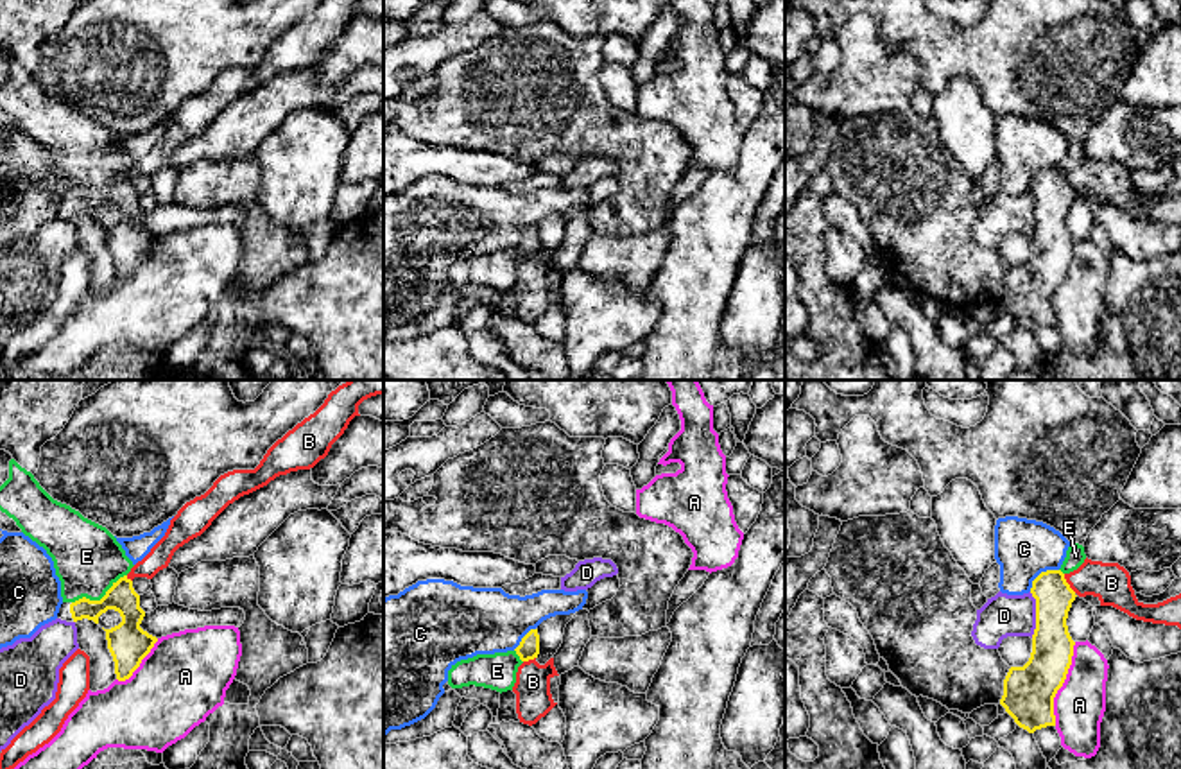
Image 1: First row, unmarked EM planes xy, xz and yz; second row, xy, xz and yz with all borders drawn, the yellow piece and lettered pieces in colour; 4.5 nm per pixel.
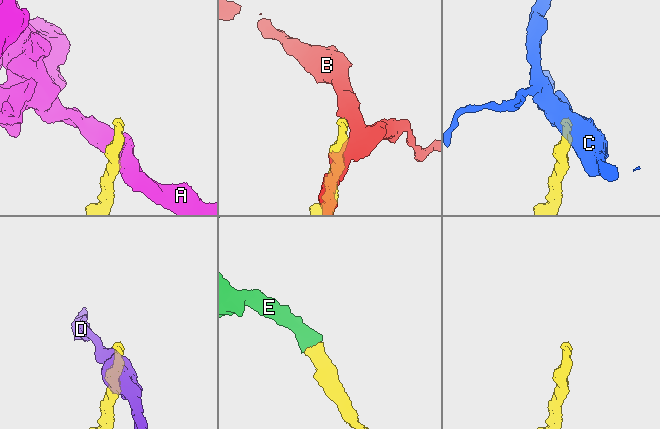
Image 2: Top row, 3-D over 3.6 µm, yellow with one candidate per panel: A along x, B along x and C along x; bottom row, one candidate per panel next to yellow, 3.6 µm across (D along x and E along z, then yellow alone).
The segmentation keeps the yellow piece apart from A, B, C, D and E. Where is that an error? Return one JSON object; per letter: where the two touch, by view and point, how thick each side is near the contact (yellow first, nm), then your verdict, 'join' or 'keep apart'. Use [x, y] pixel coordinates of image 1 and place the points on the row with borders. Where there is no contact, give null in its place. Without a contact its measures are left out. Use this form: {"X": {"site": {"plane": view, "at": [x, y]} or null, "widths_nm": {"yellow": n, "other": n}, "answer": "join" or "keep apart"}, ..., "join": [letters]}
{"A": {"site": {"plane": "yz", "at": [1063, 682]}, "widths_nm": {"yellow": 240, "other": 240}, "answer": "keep apart"}, "B": {"site": {"plane": "yz", "at": [1067, 583]}, "widths_nm": {"yellow": 170, "other": 180}, "answer": "keep apart"}, "C": {"site": {"plane": "yz", "at": [1040, 574]}, "widths_nm": {"yellow": 170, "other": 260}, "answer": "keep apart"}, "D": {"site": {"plane": "yz", "at": [1036, 615]}, "widths_nm": {"yellow": 190, "other": 190}, "answer": "keep apart"}, "E": {"site": {"plane": "xy", "at": [101, 599]}, "widths_nm": {"yellow": 180, "other": 300}, "answer": "join"}, "join": ["E"]}

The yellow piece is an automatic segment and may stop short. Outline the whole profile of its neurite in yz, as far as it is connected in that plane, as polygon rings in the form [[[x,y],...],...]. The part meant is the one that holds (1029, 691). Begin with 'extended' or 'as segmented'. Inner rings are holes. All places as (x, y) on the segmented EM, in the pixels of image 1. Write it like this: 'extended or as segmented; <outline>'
extended; [[[1070,543],[1061,568],[1041,572],[1032,581],[1030,593],[1036,599],[1032,652],[1023,667],[1009,669],[1000,699],[1014,722],[1029,733],[1056,726],[1054,697],[1066,679],[1075,645],[1066,618],[1077,595],[1065,575],[1077,570],[1084,559],[1084,547]]]

